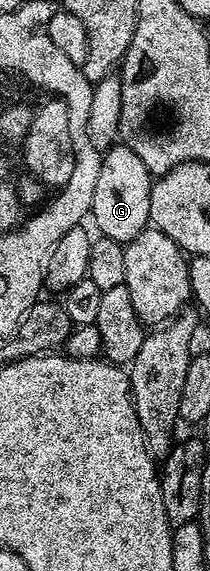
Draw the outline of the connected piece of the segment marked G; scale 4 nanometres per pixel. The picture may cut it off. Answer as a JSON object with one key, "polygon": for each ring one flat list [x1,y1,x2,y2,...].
{"polygon":[[114,145,101,156,99,182,95,184,95,201,91,212,92,222,97,222,100,234,116,243,127,244,150,226,151,189,154,176,149,174,147,165,135,157,131,148]]}

